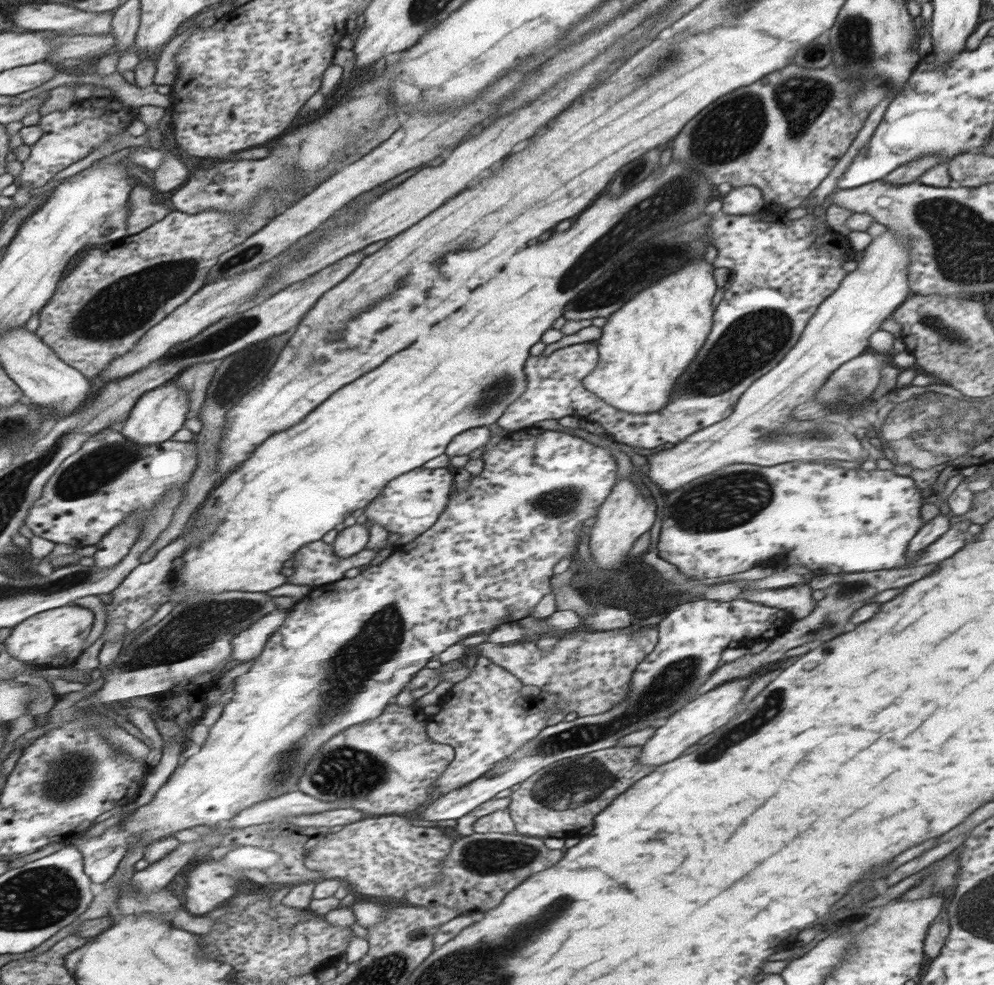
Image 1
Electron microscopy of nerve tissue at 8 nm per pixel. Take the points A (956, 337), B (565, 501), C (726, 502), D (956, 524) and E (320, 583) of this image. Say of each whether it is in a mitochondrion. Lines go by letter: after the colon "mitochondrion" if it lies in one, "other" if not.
A: mitochondrion
B: mitochondrion
C: mitochondrion
D: other
E: other

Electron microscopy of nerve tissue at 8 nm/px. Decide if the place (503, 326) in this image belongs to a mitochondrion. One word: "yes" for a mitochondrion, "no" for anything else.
no

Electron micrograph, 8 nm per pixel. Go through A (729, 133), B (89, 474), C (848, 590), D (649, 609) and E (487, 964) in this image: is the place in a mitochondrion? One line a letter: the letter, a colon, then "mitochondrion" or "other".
A: mitochondrion
B: mitochondrion
C: mitochondrion
D: other
E: mitochondrion

